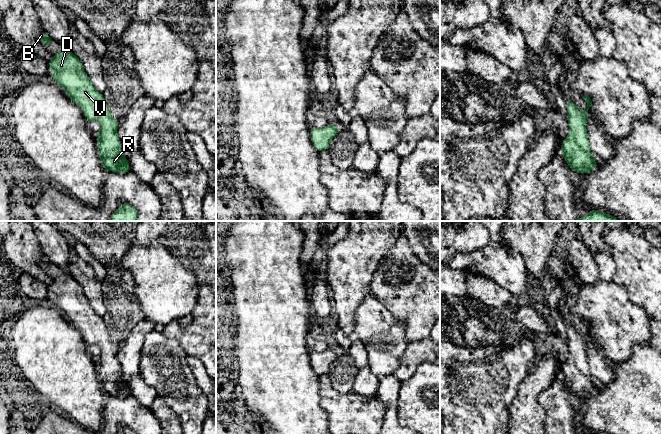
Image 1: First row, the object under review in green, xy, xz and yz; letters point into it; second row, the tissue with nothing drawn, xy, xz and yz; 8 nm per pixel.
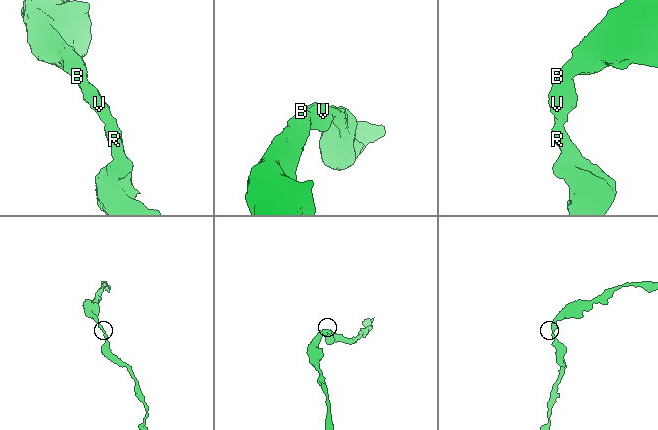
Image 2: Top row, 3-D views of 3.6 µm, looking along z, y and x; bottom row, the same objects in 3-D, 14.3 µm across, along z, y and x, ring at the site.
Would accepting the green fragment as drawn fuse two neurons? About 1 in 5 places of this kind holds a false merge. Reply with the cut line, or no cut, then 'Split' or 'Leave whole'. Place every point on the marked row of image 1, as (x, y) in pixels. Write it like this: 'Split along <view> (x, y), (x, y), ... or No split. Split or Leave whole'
No split. Leave whole

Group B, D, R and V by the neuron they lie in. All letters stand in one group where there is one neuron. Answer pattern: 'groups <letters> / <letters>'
groups B D R V

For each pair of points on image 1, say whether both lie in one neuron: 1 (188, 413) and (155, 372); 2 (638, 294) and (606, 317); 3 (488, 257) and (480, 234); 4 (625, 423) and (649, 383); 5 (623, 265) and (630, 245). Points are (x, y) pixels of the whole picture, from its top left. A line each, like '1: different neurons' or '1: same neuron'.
1: same neuron
2: different neurons
3: different neurons
4: same neuron
5: same neuron

